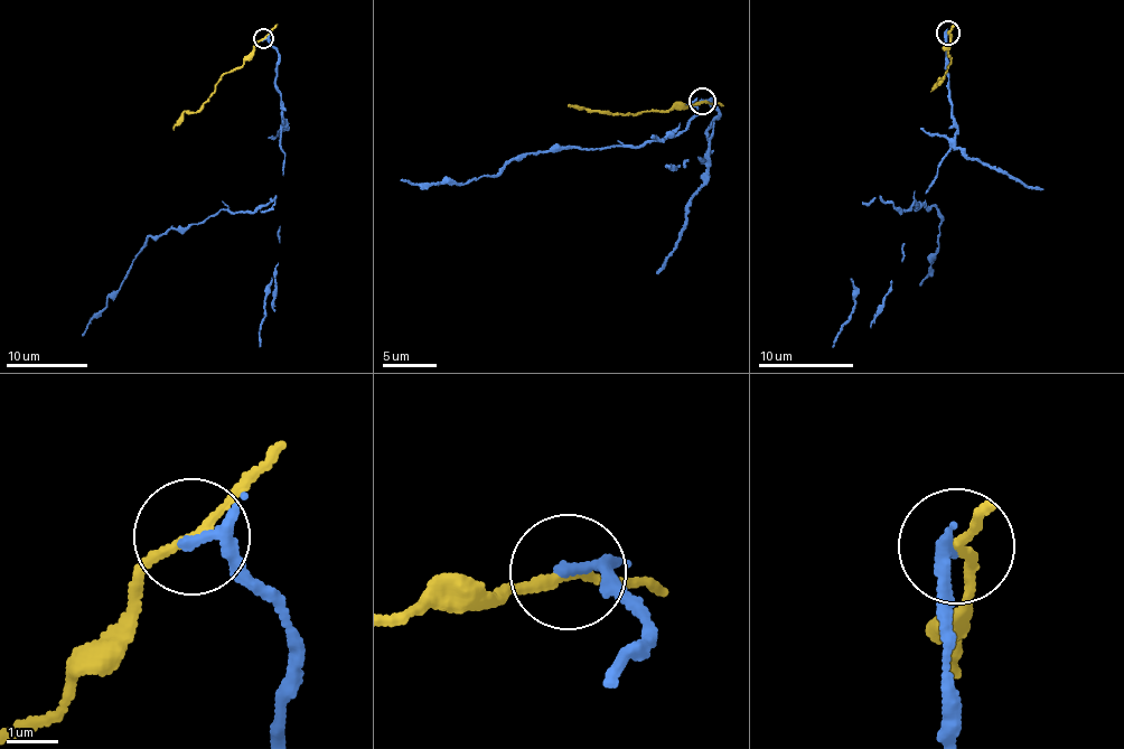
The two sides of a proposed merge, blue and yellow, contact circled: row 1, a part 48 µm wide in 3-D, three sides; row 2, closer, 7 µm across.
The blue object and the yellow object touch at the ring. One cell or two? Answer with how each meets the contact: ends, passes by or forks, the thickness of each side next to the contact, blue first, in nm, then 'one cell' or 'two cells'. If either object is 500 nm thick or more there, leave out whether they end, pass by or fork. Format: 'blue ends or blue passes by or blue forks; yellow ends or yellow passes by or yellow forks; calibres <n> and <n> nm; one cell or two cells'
blue ends; yellow passes by; calibres 260 and 160 nm; two cells

